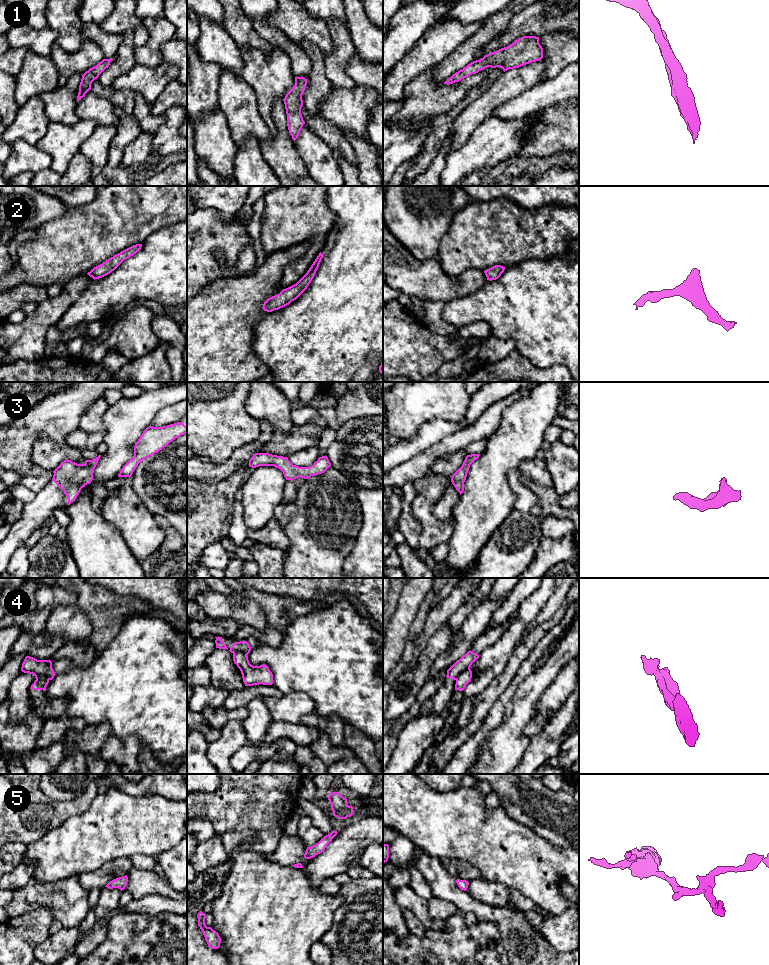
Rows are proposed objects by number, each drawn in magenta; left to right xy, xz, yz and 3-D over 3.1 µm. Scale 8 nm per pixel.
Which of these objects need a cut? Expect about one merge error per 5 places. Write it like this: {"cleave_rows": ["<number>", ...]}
{"cleave_rows": ["4"]}

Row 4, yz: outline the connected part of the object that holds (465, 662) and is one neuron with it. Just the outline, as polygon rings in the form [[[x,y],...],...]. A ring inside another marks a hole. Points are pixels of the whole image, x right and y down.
[[[471,650],[468,651],[447,670],[446,677],[456,680],[456,678],[463,671],[469,669],[472,663],[475,662],[478,658],[479,655],[477,653],[474,653]]]

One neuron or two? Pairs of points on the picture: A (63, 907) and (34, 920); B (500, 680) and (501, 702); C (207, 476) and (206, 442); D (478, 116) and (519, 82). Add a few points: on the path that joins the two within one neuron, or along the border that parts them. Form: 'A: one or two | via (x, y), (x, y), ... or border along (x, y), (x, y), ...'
A: two | border along (27, 912), (38, 907), (49, 907), (54, 919)
B: two | border along (515, 675), (509, 686), (497, 698), (487, 713)
C: two | border along (230, 455), (220, 463), (212, 463), (197, 456)
D: one | via (487, 106), (509, 85)

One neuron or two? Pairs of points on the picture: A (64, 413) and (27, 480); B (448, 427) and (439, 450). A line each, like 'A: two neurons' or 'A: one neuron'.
A: two neurons
B: two neurons

